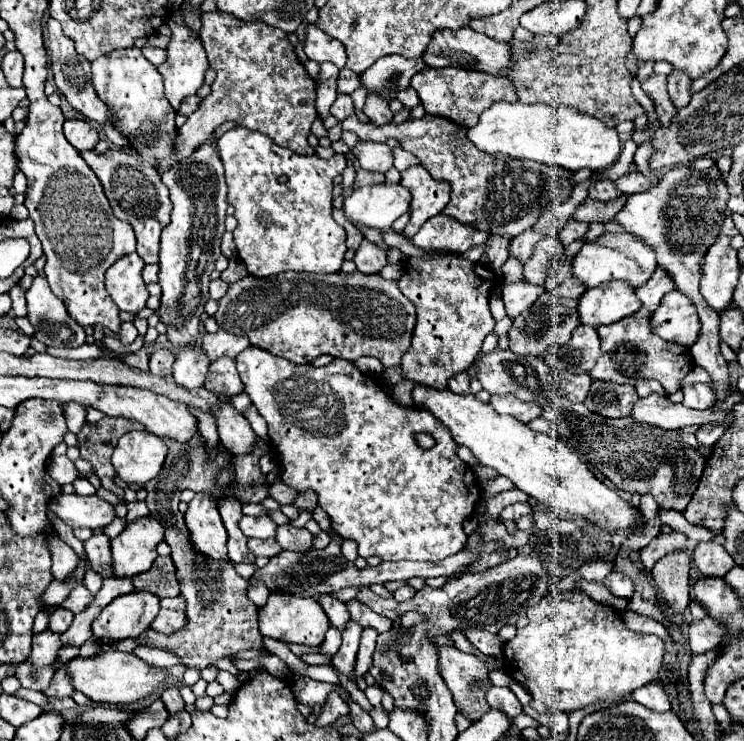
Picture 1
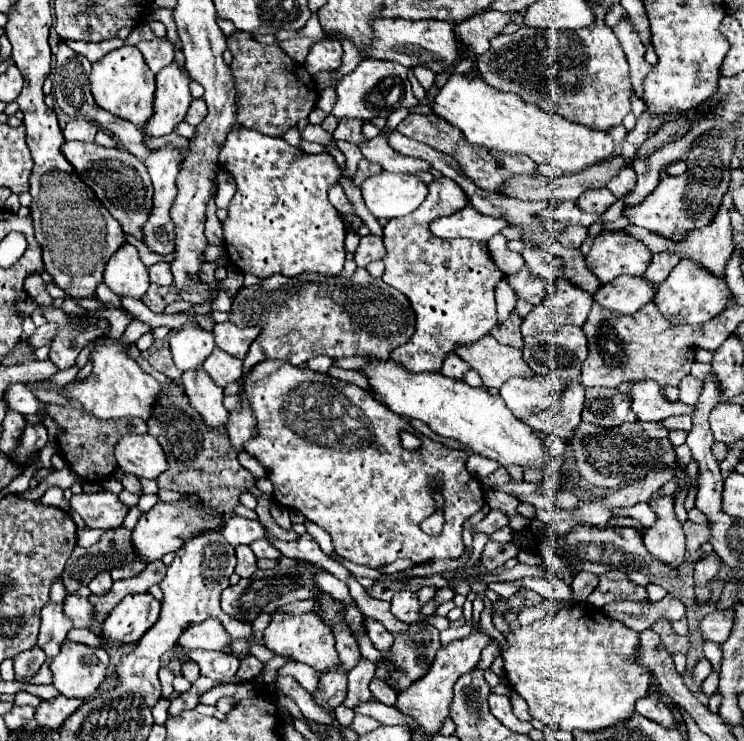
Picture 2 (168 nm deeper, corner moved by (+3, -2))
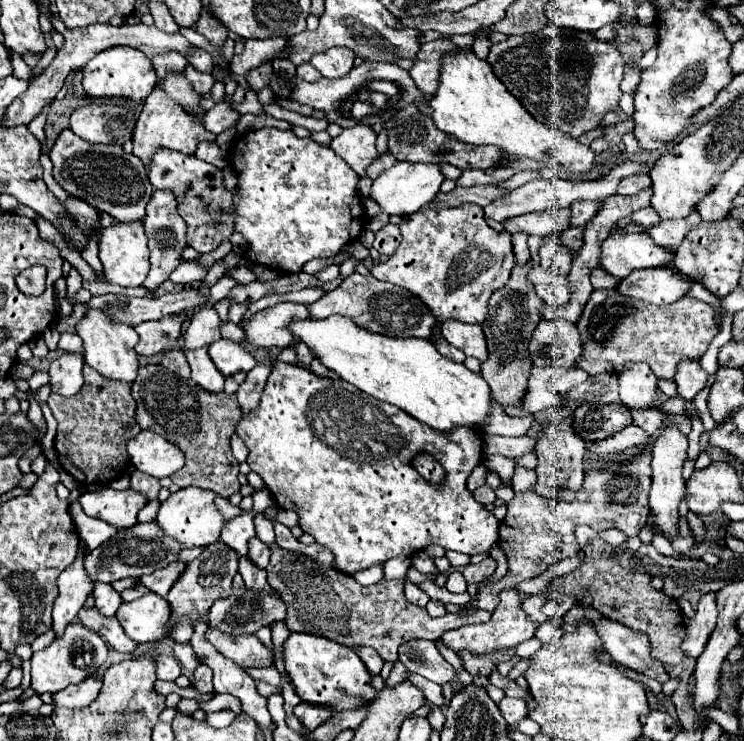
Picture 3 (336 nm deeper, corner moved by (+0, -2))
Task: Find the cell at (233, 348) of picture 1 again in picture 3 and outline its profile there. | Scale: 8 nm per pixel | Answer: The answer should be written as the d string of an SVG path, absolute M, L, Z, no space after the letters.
M277 303L275 307L263 309L251 317L251 321L243 329L247 339L241 345L245 351L251 351L255 347L287 349L293 345L293 335L285 329L285 325L307 317L309 311L305 303Z

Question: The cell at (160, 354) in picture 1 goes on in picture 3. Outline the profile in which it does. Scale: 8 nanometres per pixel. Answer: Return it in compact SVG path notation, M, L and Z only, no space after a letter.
M171 349L171 351L167 351L165 355L163 355L163 359L161 359L161 365L163 367L167 367L169 371L173 371L175 375L179 375L179 377L189 377L189 373L191 373L191 369L189 369L189 363L187 363L187 357L185 357L185 353L181 351L181 349Z

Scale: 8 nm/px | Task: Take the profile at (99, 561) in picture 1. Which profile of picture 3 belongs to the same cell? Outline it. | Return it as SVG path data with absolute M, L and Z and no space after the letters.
M95 583L95 591L93 591L93 597L95 597L95 607L101 615L115 615L119 605L123 603L121 595L117 591L113 591L113 587L109 583Z

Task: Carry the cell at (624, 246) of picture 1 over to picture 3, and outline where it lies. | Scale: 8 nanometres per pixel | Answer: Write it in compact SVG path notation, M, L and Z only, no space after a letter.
M613 231L601 247L601 267L623 279L635 269L663 267L673 261L673 251L657 247L649 233L619 233Z

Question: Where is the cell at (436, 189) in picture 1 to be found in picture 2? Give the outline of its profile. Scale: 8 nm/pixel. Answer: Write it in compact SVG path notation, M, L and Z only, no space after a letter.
M448 177L428 183L426 201L402 219L390 219L384 227L386 271L382 281L404 293L416 313L416 331L408 343L392 351L392 359L410 373L438 373L446 355L456 347L476 343L496 325L494 289L504 273L494 265L486 243L470 239L442 241L428 229L430 221L452 215L468 205L466 193Z

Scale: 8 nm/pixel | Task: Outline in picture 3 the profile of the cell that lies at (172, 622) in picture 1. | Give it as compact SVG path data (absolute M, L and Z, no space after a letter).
M207 629L207 641L213 643L213 647L227 659L235 661L239 667L271 667L273 665L273 653L269 647L265 647L255 635L225 635L221 631Z

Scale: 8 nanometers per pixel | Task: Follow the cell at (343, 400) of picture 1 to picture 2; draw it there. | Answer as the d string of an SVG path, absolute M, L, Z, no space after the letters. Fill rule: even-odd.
M266 359L242 377L242 385L244 397L258 421L258 435L246 443L246 451L266 467L268 479L274 485L276 503L302 511L308 521L330 533L334 551L340 557L372 569L396 559L410 559L418 565L434 559L460 557L464 551L460 533L462 523L484 505L482 485L466 471L466 451L424 437L412 429L408 419L394 415L386 405L376 401L372 393L358 385L316 373L308 367ZM402 431L418 435L424 445L418 451L406 451L400 443ZM432 485L438 485L438 491L444 497L444 529L438 535L428 535L418 527L438 509L432 497Z

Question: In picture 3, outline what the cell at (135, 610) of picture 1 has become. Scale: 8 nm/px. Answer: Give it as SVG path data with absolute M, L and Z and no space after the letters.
M151 591L135 601L121 603L115 617L125 633L139 643L159 643L171 633L167 629L171 607L163 597Z

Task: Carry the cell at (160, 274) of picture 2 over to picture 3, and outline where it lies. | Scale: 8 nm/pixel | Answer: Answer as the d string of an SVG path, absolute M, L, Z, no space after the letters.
M181 263L173 273L171 273L171 281L173 283L181 283L181 285L187 285L187 283L193 283L193 281L203 281L207 275L207 269L201 267L201 265L195 265L195 263Z

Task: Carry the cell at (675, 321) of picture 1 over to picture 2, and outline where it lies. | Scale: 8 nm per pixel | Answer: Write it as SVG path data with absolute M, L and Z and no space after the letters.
M682 259L670 277L658 287L658 293L654 297L656 307L662 311L668 323L674 325L702 325L716 317L720 311L726 309L728 303L728 287L720 279L714 279L706 269L698 267L692 261Z

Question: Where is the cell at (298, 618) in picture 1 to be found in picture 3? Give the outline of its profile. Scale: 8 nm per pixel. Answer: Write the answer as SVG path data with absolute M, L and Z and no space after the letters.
M291 633L291 635L289 635L289 639L285 641L285 669L287 669L287 673L289 673L289 677L291 677L293 685L295 685L295 691L297 691L297 695L301 697L301 701L305 701L305 703L311 703L311 705L329 707L329 709L333 711L333 713L331 713L331 717L333 717L337 711L345 711L345 709L353 709L353 707L367 705L367 703L369 703L369 701L373 701L373 699L375 699L375 695L377 695L375 687L371 685L371 673L367 671L365 663L359 659L359 655L357 655L357 653L355 653L351 647L341 647L339 643L333 643L333 641L325 639L325 637L317 637L317 635L305 635L305 633Z

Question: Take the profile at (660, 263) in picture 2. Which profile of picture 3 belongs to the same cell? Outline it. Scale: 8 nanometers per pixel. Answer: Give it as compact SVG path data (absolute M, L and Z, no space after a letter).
M693 209L685 219L669 219L669 221L661 221L655 227L649 227L649 235L655 239L657 245L661 247L669 247L669 249L677 249L683 241L683 237L687 235L687 231L691 231L693 227L697 227L701 223L701 215L697 209Z

